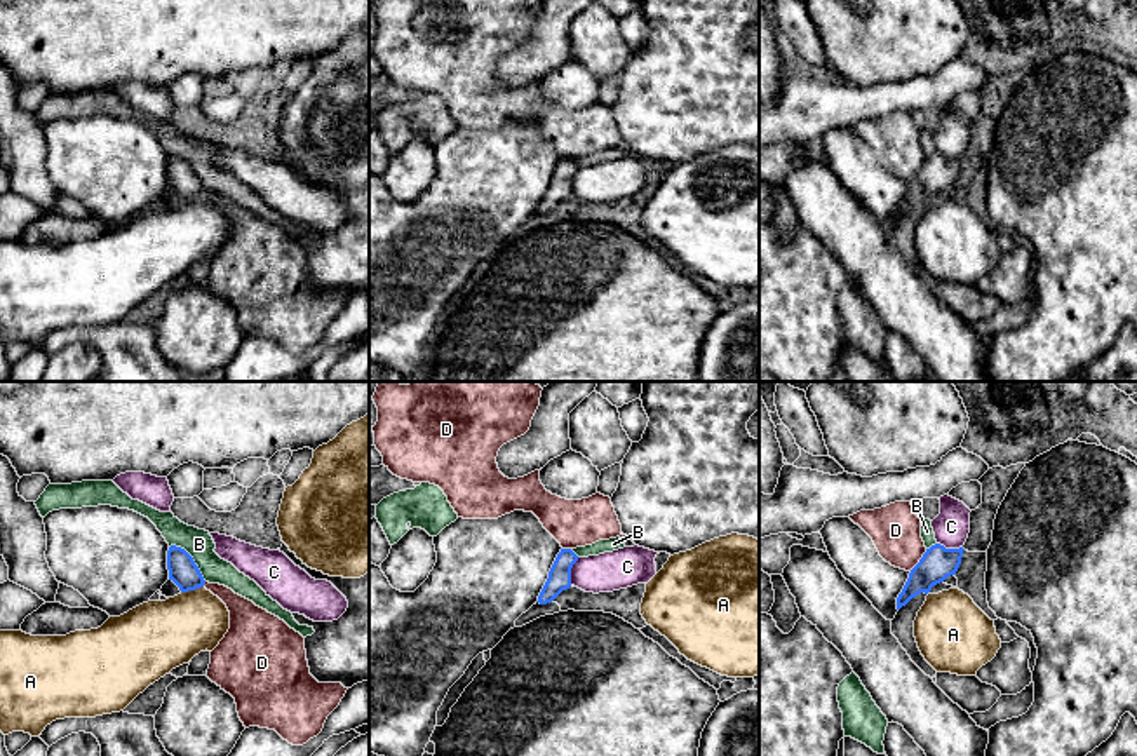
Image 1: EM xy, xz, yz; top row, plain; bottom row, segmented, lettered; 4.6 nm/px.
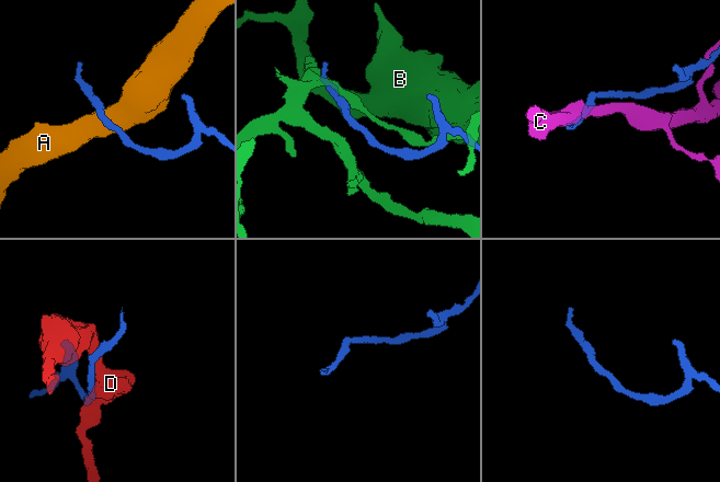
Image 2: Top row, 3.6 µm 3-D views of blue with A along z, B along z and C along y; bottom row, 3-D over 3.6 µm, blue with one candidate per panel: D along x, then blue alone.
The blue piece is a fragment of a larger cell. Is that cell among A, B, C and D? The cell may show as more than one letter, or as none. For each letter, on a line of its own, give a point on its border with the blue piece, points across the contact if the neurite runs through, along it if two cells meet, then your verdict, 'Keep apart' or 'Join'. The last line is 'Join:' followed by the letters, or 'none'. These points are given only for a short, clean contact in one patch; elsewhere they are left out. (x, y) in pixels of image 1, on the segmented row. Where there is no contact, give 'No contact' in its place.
A: Touches blue at xy (192, 589). Join
B: Touches blue at xy (192, 560). Keep apart
C: Touches blue at xz (570, 572). Keep apart
D: Touches blue at yz (920, 560). Keep apart
Join: A

